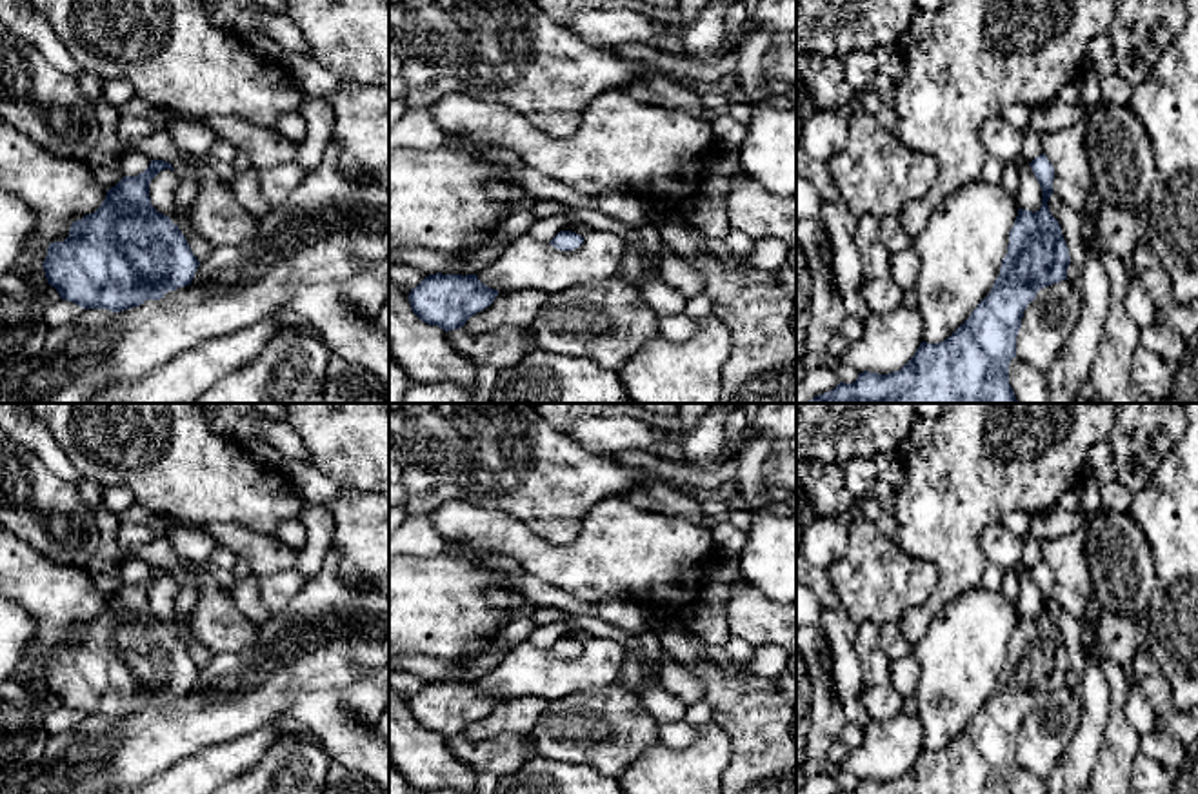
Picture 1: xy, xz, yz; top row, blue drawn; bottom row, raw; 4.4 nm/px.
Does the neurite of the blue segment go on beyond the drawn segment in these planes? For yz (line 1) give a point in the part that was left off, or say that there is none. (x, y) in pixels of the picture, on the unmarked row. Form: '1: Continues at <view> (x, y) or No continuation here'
1: No continuation here

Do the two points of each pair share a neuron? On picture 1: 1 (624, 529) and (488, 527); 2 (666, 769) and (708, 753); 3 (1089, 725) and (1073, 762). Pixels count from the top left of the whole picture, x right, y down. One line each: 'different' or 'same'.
1: same
2: same
3: same

